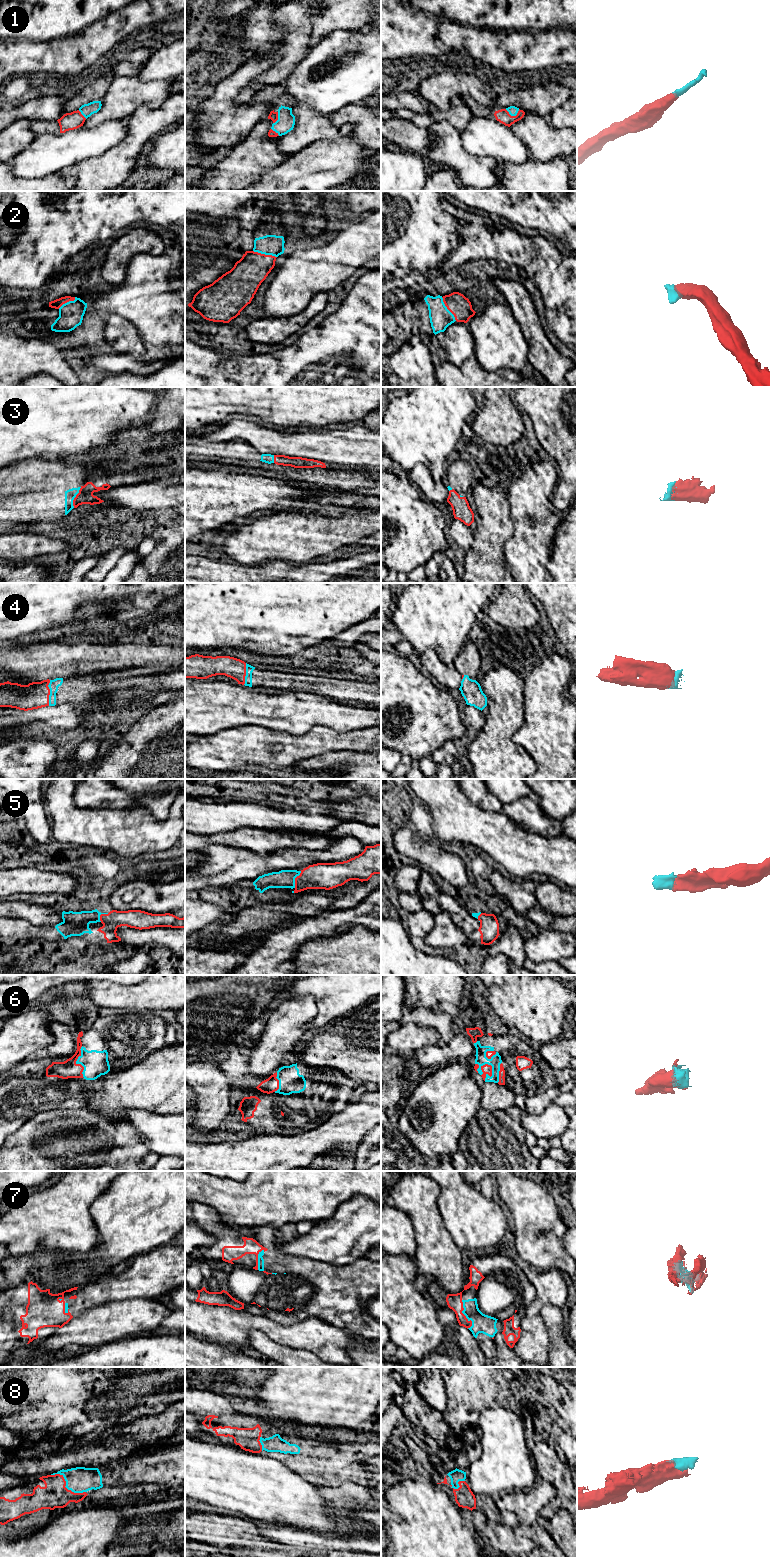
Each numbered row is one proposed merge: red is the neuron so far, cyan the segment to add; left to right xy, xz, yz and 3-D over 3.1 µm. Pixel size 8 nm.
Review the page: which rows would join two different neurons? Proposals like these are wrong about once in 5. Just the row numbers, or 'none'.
none

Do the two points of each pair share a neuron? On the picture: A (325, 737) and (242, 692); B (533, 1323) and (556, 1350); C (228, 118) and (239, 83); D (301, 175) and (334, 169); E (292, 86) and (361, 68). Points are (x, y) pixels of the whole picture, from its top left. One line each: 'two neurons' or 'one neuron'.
A: two neurons
B: two neurons
C: one neuron
D: one neuron
E: one neuron

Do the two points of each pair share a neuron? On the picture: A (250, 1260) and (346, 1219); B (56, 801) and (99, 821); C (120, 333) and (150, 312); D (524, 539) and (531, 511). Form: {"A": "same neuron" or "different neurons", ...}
{"A": "different neurons", "B": "same neuron", "C": "different neurons", "D": "same neuron"}

